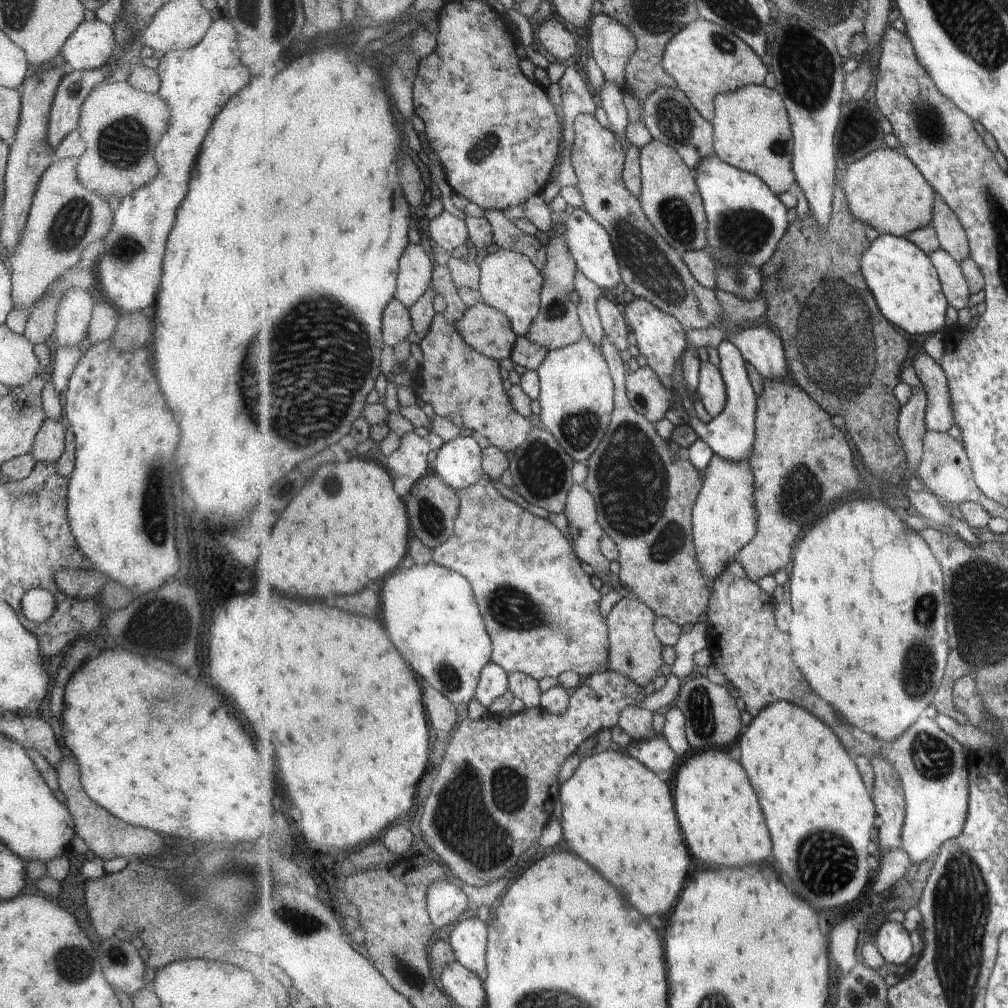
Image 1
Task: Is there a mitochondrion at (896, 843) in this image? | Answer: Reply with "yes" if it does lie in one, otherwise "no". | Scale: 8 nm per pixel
no

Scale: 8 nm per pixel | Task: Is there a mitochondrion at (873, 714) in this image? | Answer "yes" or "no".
no

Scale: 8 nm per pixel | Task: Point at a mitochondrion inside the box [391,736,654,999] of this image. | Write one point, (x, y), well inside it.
(512, 789)

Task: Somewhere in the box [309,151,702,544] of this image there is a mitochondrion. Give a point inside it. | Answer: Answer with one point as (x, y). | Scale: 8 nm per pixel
(648, 263)

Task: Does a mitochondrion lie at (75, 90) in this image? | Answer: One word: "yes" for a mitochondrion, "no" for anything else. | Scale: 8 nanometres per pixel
no

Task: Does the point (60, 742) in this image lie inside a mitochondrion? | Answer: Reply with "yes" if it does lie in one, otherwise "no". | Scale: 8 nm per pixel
no

